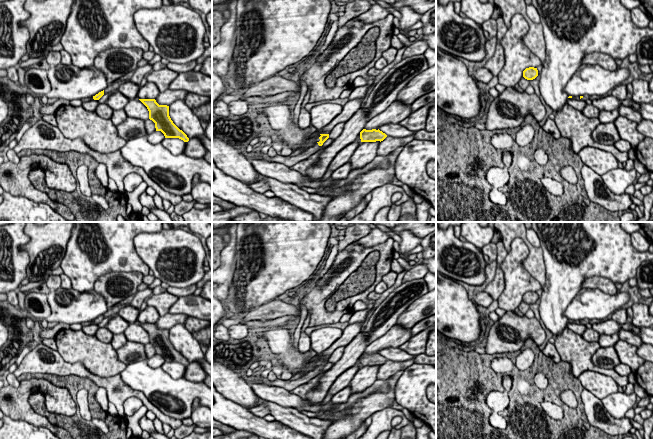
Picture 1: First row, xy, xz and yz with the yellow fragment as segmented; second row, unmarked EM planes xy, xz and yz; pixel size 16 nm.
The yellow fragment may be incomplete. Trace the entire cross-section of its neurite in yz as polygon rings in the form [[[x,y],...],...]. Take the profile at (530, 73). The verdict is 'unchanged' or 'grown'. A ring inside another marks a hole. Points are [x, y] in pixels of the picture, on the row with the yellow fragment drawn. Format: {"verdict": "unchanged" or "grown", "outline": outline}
{"verdict": "unchanged", "outline": [[[534,67],[526,68],[523,71],[523,77],[527,80],[533,80],[538,76],[538,70]]]}

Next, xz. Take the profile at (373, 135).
{"verdict": "unchanged", "outline": [[[363,129],[360,132],[360,139],[361,142],[376,142],[376,141],[383,141],[387,135],[380,131],[379,129],[372,129],[372,130],[366,130]]]}

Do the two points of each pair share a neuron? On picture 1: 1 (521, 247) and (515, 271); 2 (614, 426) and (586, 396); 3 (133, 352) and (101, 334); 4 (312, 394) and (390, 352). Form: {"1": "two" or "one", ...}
{"1": "one", "2": "one", "3": "one", "4": "two"}

